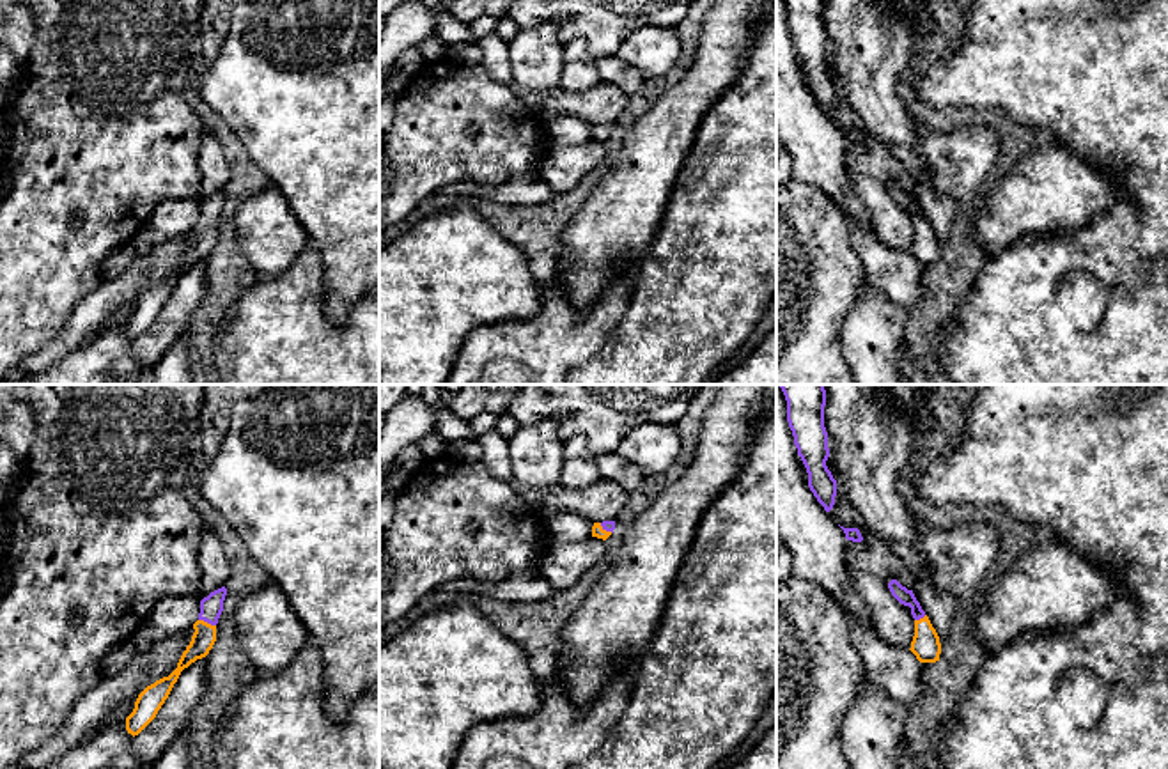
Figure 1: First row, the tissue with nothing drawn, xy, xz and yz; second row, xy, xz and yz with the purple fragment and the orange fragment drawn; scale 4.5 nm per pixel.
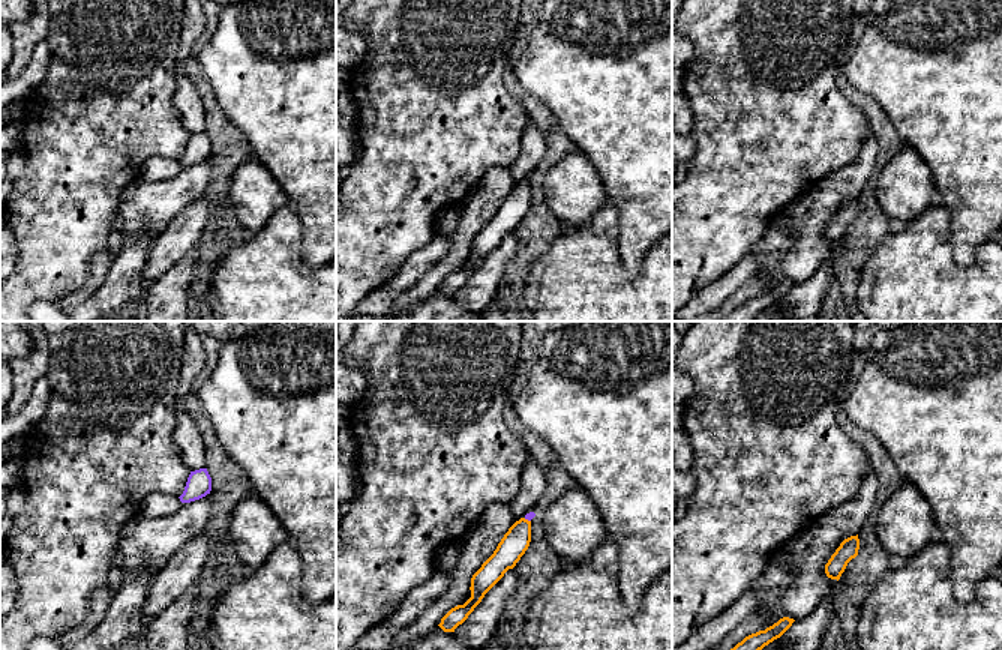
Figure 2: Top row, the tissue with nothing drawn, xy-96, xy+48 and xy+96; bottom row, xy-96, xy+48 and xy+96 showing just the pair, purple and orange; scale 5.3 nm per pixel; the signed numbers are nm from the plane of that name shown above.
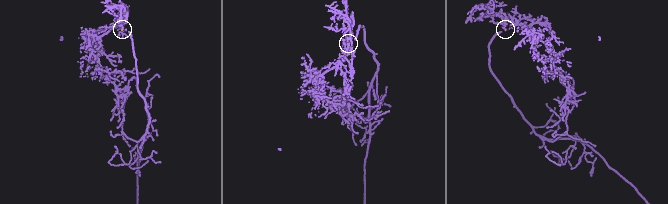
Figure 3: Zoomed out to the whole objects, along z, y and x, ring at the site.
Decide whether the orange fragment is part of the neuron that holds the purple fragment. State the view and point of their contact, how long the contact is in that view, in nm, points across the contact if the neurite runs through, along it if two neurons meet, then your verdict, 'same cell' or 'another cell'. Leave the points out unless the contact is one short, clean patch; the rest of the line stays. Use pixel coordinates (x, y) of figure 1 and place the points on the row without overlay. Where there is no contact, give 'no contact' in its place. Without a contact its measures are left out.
meets purple in xy at (208, 225); contact 90 nm long; runs through xy (211, 209), (208, 225), (204, 240); same cell

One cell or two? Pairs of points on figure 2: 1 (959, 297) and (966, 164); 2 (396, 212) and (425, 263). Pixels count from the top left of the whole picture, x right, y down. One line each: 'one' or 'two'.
1: two
2: two

